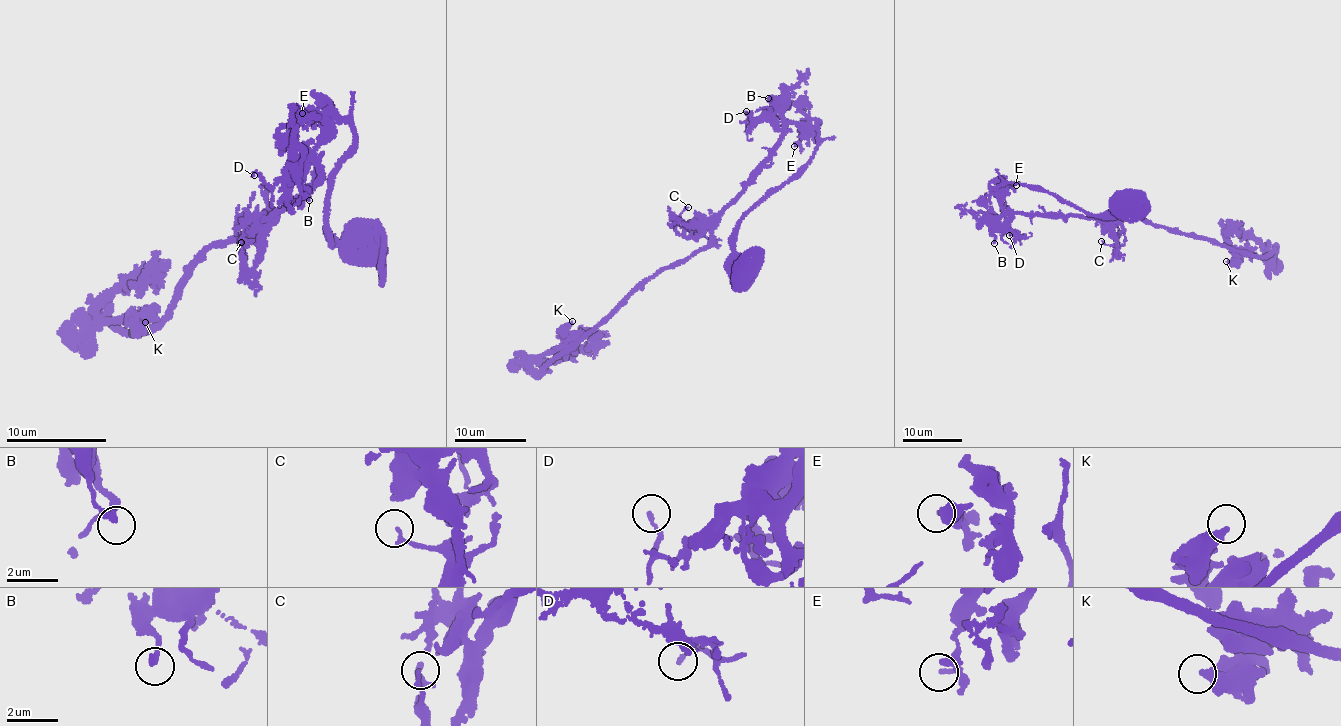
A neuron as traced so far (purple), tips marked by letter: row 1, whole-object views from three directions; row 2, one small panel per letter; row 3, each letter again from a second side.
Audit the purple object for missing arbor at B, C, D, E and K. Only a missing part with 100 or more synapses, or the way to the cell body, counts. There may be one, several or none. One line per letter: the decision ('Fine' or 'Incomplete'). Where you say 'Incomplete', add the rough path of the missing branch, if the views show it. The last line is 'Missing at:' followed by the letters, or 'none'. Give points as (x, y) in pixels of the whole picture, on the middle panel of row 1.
B: Fine
C: Fine
D: Fine
E: Fine
K: Fine
Missing at: none

